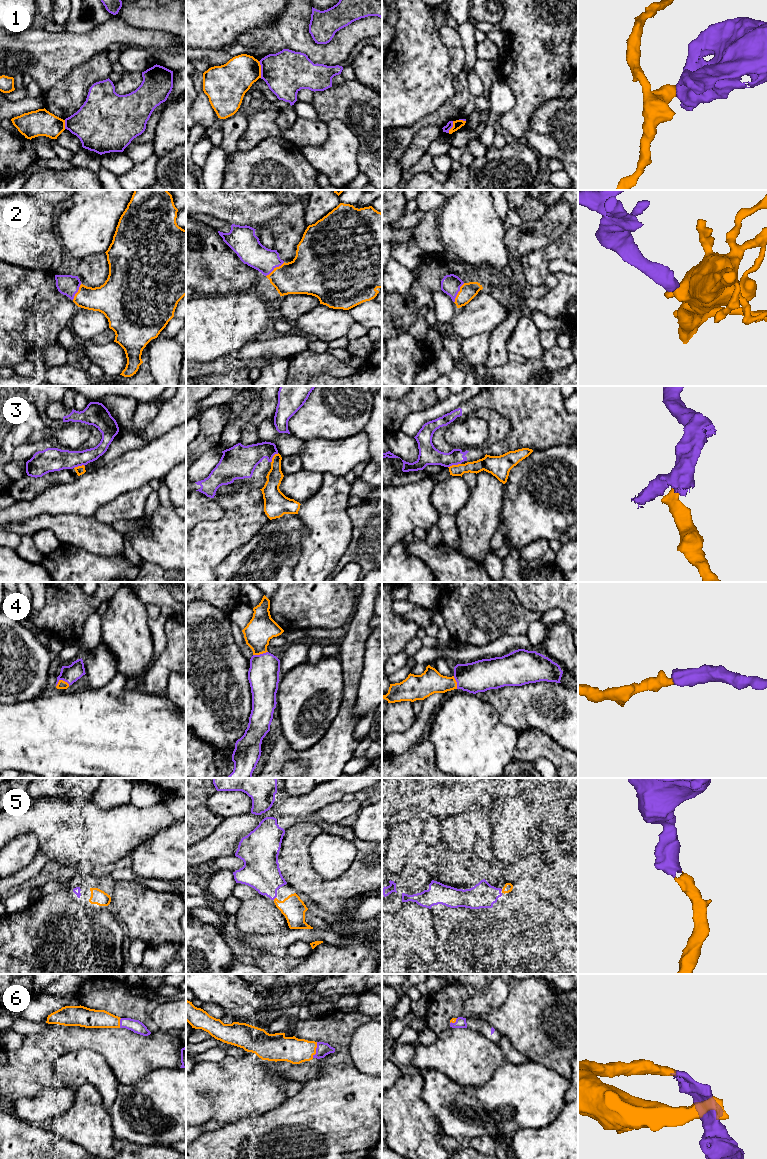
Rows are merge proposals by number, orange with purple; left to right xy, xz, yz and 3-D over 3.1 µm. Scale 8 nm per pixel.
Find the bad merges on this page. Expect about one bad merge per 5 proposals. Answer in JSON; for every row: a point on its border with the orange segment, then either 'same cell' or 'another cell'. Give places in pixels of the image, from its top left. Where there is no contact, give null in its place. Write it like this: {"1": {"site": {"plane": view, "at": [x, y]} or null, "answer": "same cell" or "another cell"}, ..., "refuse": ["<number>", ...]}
{"1": {"site": {"plane": "xz", "at": [260, 69]}, "answer": "another cell"}, "2": {"site": {"plane": "xz", "at": [276, 267]}, "answer": "same cell"}, "3": {"site": {"plane": "yz", "at": [454, 465]}, "answer": "another cell"}, "4": {"site": {"plane": "xy", "at": [62, 680]}, "answer": "same cell"}, "5": {"site": null, "answer": "same cell"}, "6": {"site": {"plane": "xz", "at": [315, 1050]}, "answer": "same cell"}, "refuse": ["1", "3"]}

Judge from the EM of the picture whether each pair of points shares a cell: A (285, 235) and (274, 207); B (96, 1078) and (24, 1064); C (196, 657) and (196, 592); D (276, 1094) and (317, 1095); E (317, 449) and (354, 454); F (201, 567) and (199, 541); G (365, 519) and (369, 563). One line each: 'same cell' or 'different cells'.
A: different cells
B: different cells
C: different cells
D: different cells
E: same cell
F: same cell
G: same cell

